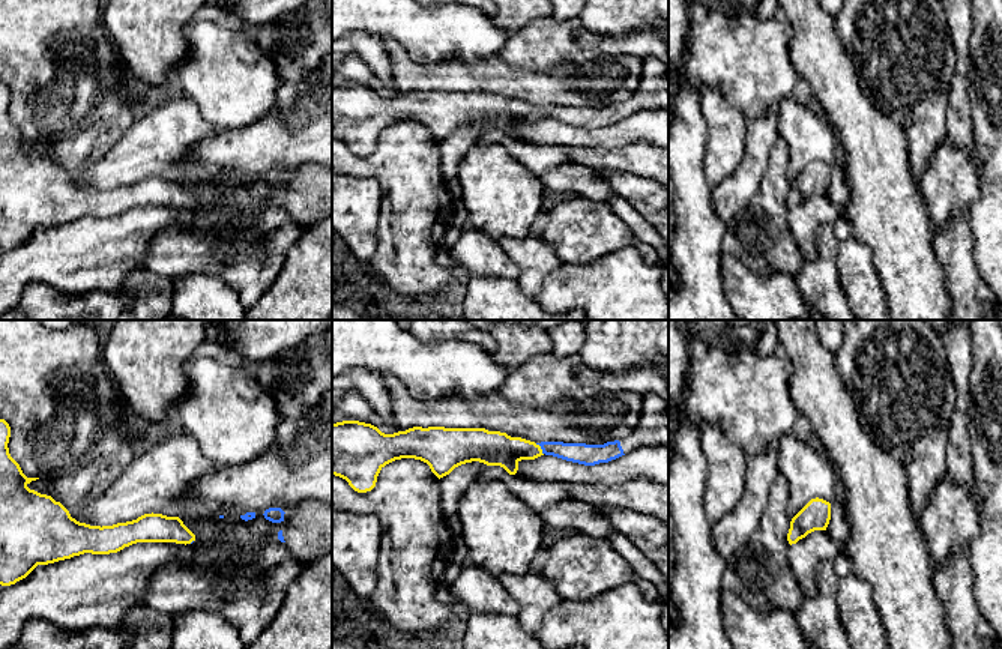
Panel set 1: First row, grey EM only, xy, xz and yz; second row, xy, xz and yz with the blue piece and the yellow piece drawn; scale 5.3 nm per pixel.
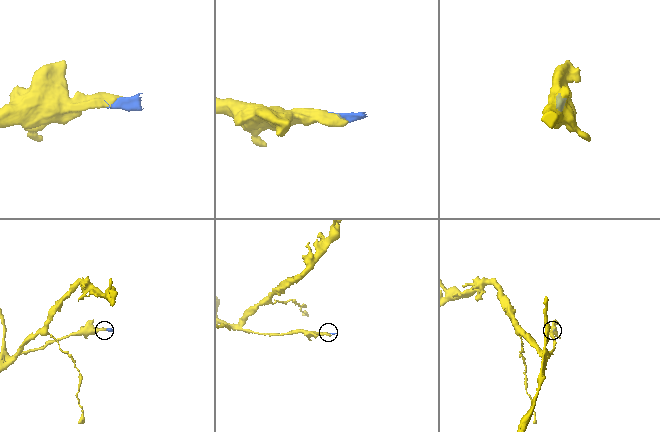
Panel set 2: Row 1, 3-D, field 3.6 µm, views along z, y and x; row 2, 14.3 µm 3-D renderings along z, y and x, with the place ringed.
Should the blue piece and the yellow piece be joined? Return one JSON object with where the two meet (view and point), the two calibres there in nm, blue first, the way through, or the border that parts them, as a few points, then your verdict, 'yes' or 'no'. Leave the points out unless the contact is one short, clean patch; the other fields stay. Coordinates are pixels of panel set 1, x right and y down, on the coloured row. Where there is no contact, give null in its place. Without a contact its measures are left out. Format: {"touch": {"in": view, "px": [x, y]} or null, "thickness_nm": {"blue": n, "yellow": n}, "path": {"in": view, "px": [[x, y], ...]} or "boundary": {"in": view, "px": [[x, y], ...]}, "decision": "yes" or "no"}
{"touch": {"in": "xz", "px": [541, 448]}, "thickness_nm": {"blue": 110, "yellow": 190}, "path": {"in": "xz", "px": [[585, 454], [541, 448], [494, 448]]}, "decision": "yes"}

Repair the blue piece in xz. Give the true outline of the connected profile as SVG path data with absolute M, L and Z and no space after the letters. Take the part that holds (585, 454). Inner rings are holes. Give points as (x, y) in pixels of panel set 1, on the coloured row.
M655 394L644 395L641 416L635 430L620 440L607 442L604 445L563 442L535 443L485 428L413 427L406 431L385 434L377 427L359 421L332 422L332 475L346 479L355 491L367 493L376 487L380 470L386 464L401 458L415 458L427 463L439 479L449 475L455 467L472 461L479 461L487 466L500 466L509 475L515 475L521 460L535 460L544 454L584 466L595 466L616 460L646 445L669 446L667 410L669 401L662 397Z

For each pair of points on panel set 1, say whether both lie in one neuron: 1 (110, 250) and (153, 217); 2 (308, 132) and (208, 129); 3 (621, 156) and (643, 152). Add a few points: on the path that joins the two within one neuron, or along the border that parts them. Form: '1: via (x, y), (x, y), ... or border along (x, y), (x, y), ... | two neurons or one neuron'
1: via (120, 239), (143, 223) | one neuron
2: border along (217, 131), (214, 135), (199, 140), (188, 153) | two neurons
3: via (627, 156), (637, 156) | one neuron

